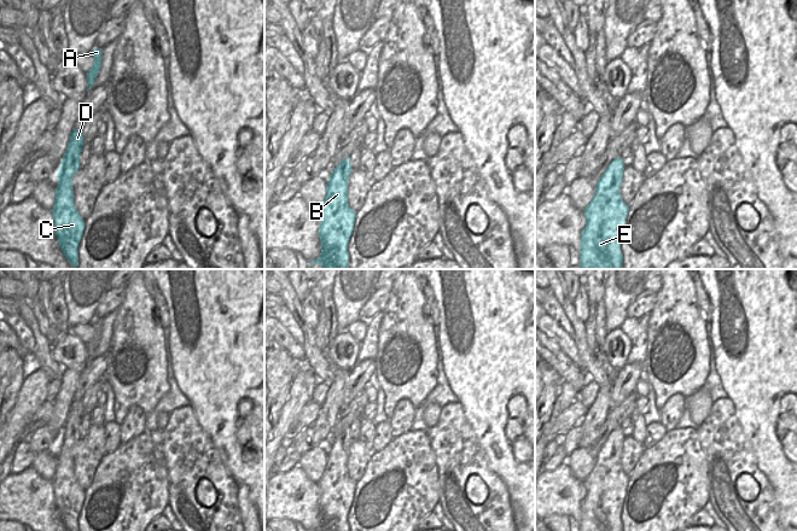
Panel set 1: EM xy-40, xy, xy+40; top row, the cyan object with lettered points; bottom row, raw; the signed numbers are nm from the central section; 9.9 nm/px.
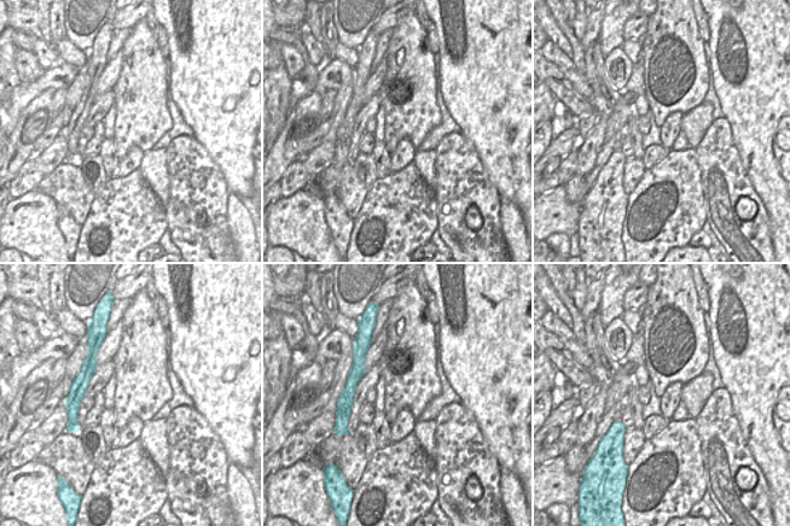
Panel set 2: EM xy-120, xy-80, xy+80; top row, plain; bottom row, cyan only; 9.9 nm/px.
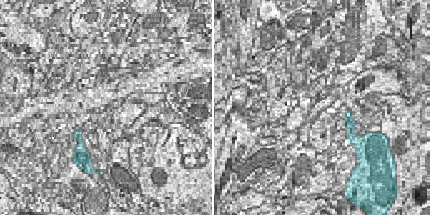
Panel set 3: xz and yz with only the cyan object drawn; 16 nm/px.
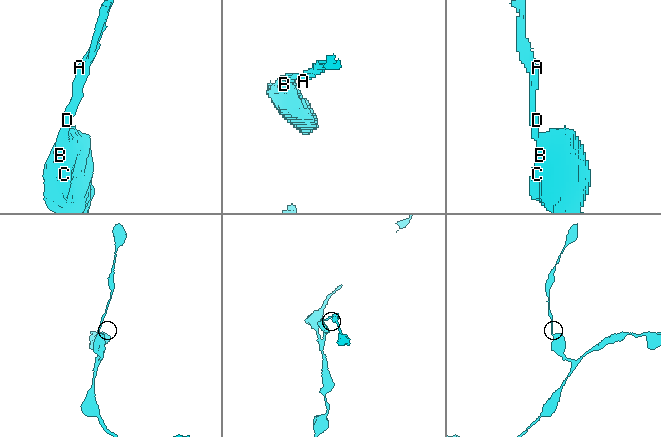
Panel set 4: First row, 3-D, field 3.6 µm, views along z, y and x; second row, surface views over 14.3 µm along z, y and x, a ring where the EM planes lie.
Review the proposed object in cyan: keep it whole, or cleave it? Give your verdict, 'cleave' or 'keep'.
keep

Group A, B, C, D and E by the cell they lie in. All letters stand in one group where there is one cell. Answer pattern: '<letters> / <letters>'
A B C D E

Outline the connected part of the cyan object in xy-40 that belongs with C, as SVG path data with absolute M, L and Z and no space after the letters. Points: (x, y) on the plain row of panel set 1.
M74 399L57 444L58 456L56 459L54 477L51 480L54 502L68 531L78 531L78 514L85 501L85 491L74 474L72 457L72 448L81 439L80 425L82 416L82 401Z

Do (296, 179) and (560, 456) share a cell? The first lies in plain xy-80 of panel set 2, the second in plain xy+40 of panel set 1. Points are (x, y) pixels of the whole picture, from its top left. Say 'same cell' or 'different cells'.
same cell

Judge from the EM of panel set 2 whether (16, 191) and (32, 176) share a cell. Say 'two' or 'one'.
one

